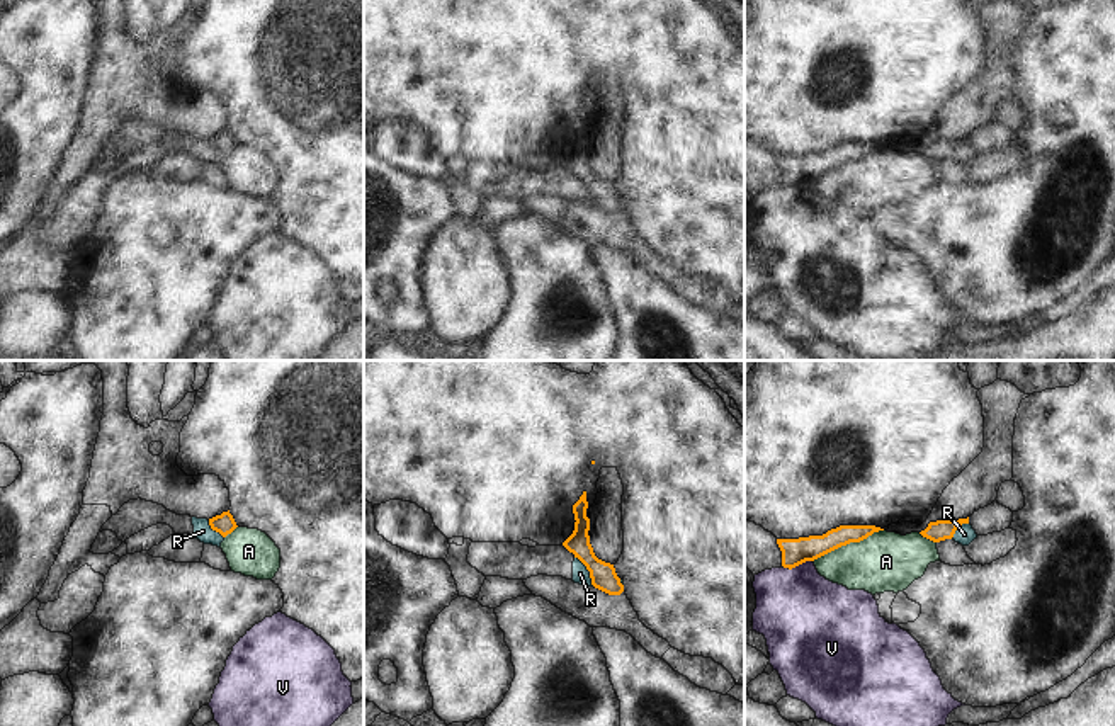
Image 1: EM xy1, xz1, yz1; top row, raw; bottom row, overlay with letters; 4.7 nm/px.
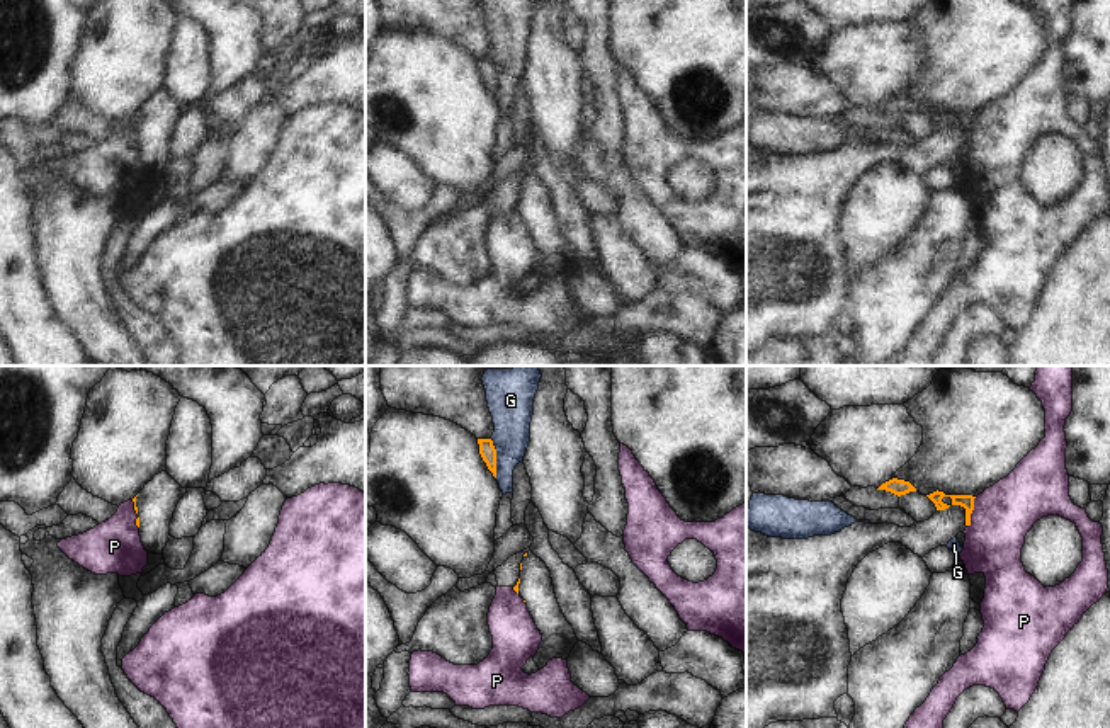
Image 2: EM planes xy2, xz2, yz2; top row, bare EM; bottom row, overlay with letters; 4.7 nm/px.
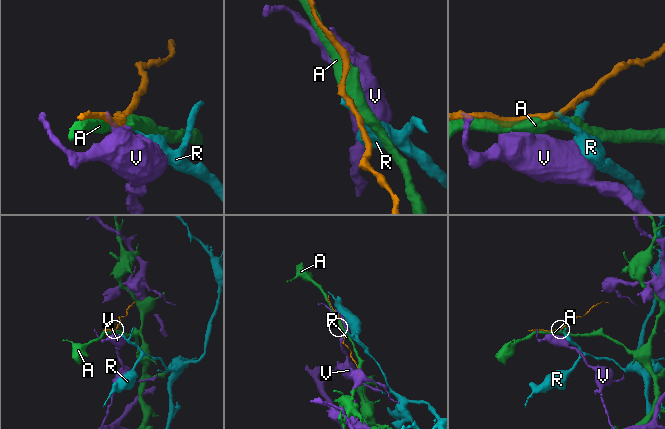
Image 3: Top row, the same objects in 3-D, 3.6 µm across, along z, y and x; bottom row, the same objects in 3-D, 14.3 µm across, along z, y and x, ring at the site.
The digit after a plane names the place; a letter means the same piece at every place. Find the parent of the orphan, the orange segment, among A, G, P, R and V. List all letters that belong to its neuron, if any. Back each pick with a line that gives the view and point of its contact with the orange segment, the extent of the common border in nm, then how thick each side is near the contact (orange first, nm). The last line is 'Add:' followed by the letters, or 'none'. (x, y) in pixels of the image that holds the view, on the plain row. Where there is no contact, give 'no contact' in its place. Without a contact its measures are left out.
Add: none

